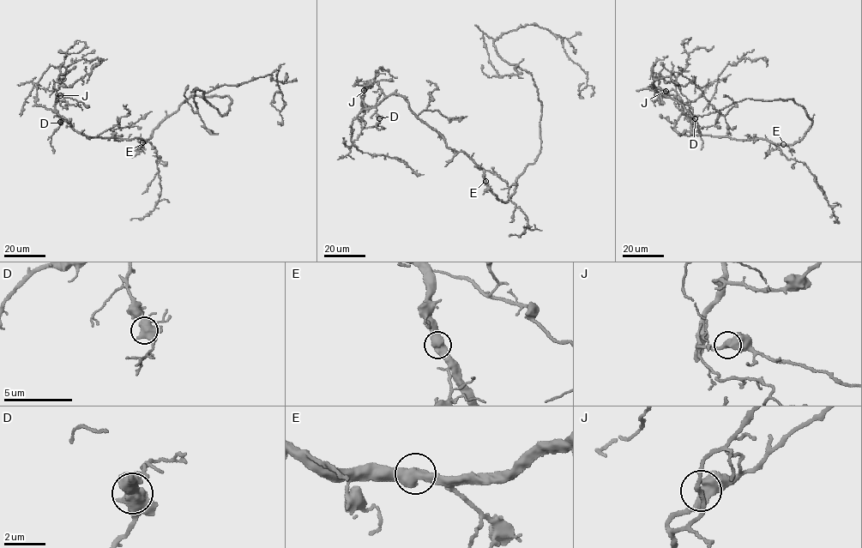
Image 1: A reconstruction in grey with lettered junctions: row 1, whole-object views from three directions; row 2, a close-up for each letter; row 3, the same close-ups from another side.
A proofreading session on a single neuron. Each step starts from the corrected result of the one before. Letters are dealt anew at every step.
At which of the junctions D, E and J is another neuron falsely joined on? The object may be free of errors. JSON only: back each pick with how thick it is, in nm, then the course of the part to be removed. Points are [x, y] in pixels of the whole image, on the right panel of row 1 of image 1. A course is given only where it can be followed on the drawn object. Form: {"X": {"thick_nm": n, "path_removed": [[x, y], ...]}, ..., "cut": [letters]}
{"cut": []}

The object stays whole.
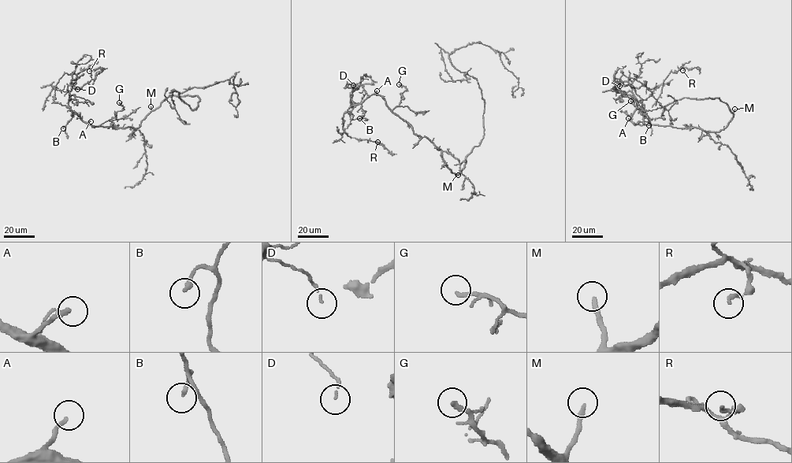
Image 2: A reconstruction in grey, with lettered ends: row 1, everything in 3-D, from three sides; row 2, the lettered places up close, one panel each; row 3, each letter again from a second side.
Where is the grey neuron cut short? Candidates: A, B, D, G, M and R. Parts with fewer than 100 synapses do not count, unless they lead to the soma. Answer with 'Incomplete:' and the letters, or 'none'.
Incomplete: M

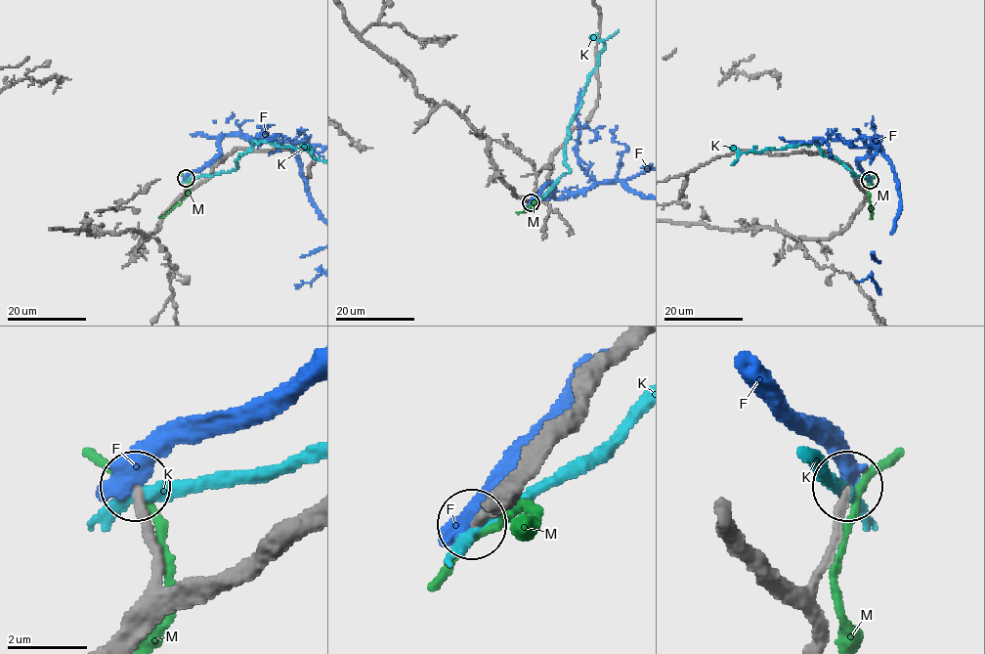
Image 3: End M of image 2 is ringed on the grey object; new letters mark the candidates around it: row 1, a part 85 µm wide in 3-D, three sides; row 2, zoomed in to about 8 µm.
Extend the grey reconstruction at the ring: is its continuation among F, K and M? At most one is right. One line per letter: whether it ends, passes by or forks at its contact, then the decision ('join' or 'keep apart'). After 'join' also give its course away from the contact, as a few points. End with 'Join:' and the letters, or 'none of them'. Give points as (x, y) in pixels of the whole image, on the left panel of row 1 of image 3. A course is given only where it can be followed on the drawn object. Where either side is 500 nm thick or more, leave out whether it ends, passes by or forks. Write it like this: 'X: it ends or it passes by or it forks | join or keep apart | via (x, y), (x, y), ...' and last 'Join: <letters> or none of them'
F: keep apart
K: it passes by | keep apart
M: it passes by | keep apart
Join: none of them

